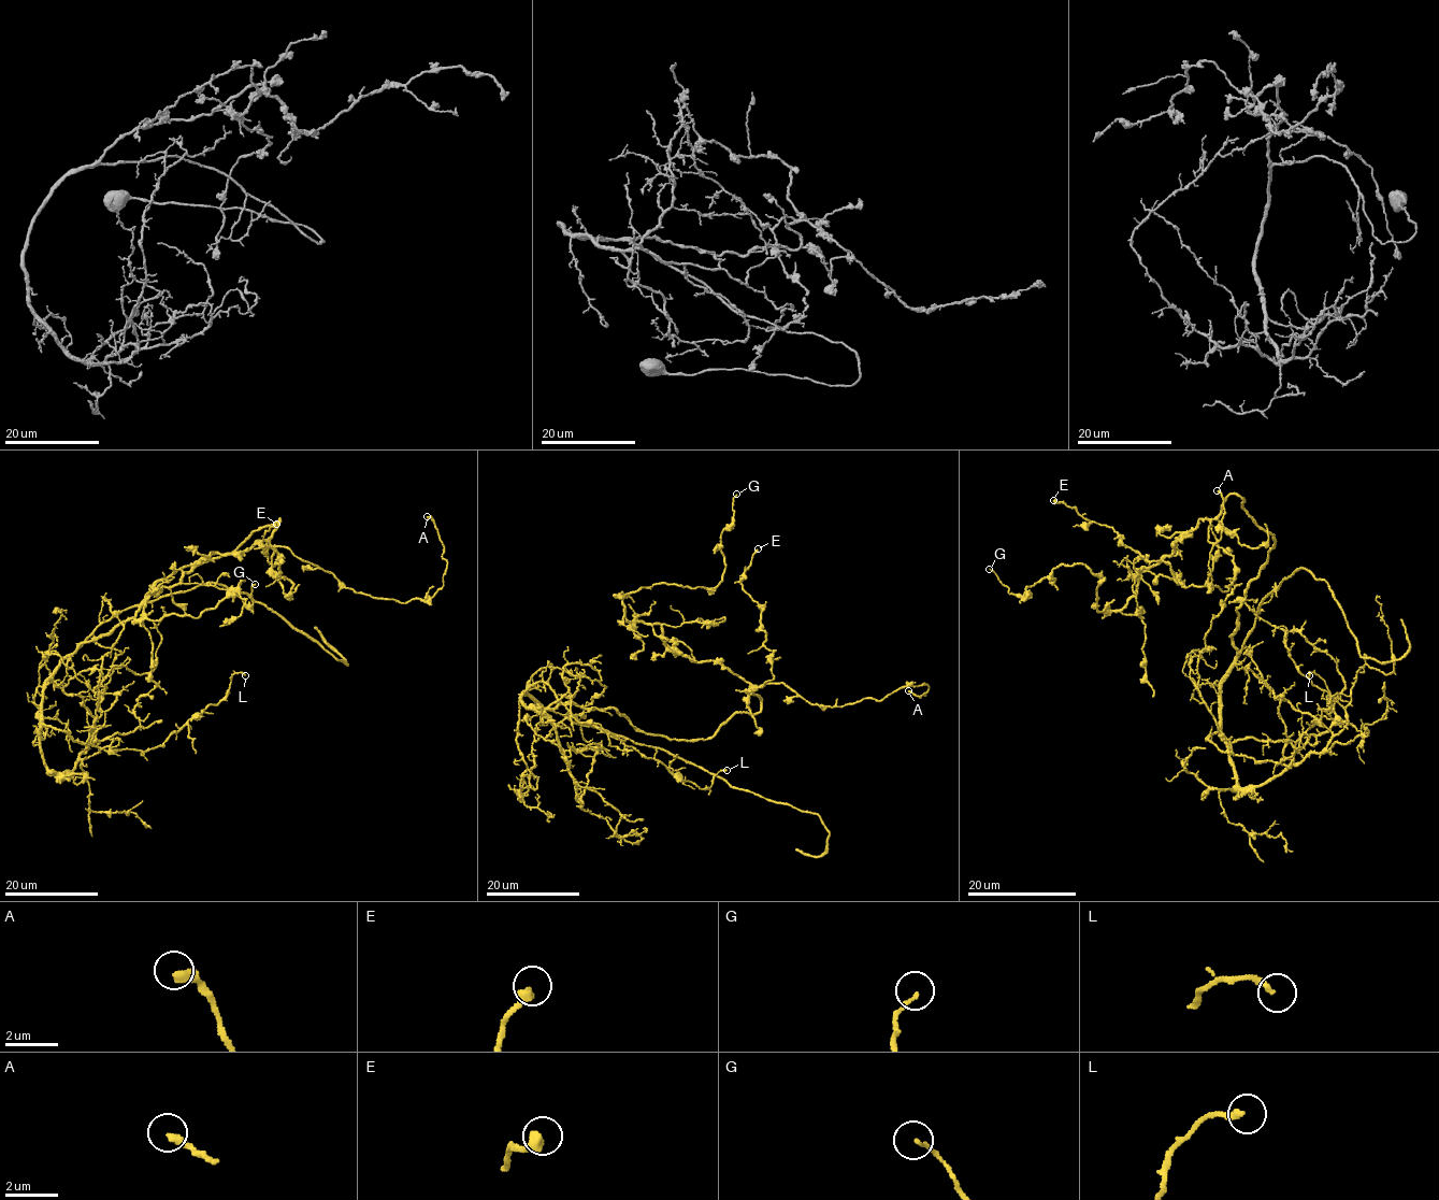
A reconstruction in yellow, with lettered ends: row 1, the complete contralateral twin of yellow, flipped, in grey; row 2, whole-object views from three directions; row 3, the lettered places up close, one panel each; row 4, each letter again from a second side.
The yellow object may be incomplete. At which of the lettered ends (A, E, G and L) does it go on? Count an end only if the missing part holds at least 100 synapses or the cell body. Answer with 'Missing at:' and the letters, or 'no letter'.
Missing at: no letter

